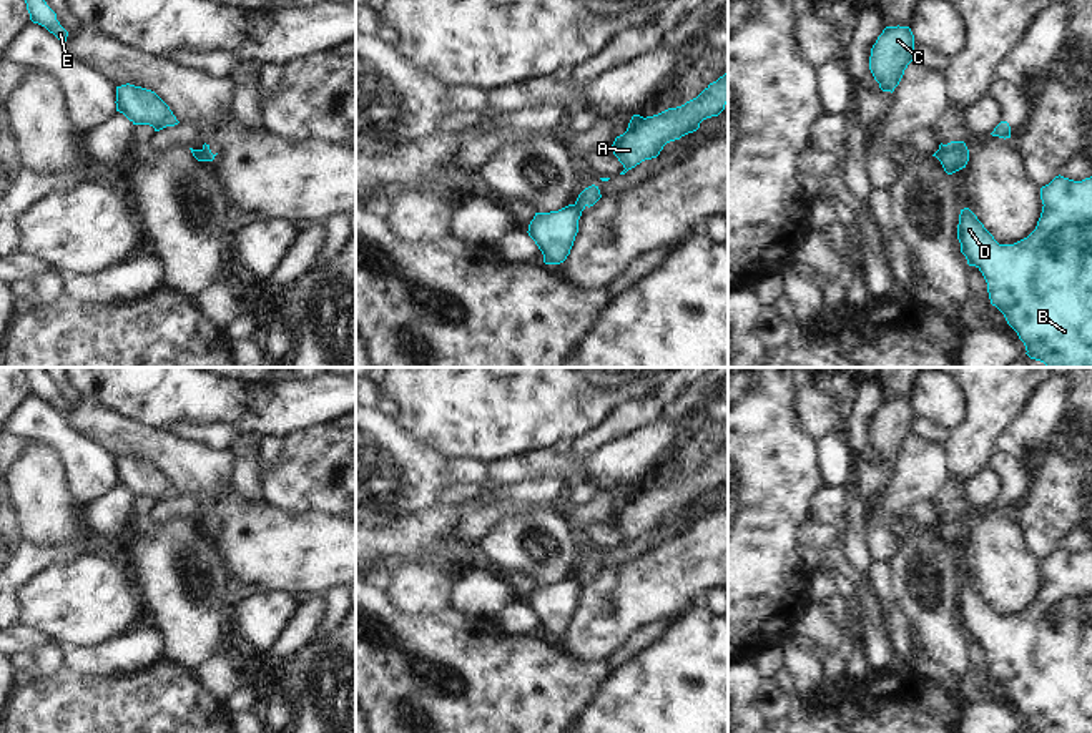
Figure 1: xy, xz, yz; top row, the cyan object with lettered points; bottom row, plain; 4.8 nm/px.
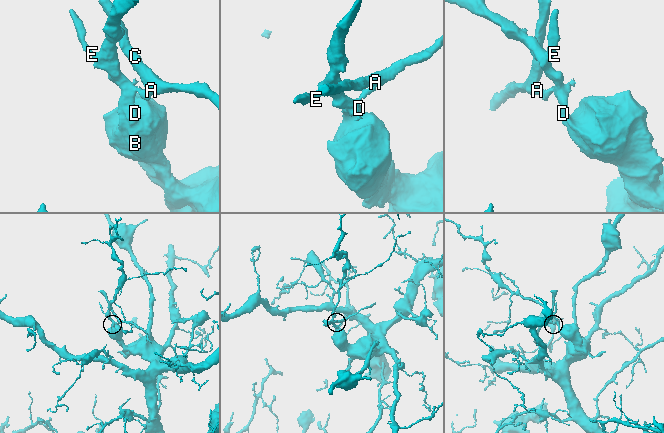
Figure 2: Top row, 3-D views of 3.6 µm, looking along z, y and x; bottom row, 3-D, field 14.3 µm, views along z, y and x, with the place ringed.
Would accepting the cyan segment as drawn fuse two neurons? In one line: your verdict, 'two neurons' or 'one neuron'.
two neurons

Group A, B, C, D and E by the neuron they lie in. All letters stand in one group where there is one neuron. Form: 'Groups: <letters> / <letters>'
Groups: A C / B D E.

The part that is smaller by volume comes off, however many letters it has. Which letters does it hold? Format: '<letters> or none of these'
A, C

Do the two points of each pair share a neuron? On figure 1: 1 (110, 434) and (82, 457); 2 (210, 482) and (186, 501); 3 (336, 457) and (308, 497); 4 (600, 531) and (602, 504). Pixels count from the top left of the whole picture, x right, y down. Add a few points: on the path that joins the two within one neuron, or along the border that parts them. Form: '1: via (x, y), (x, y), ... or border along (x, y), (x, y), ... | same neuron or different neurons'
1: border along (65, 423), (95, 441), (115, 459) | different neurons
2: border along (180, 492), (188, 492), (193, 497) | different neurons
3: via (326, 467), (308, 487) | same neuron
4: border along (610, 522), (595, 522), (584, 541) | different neurons

